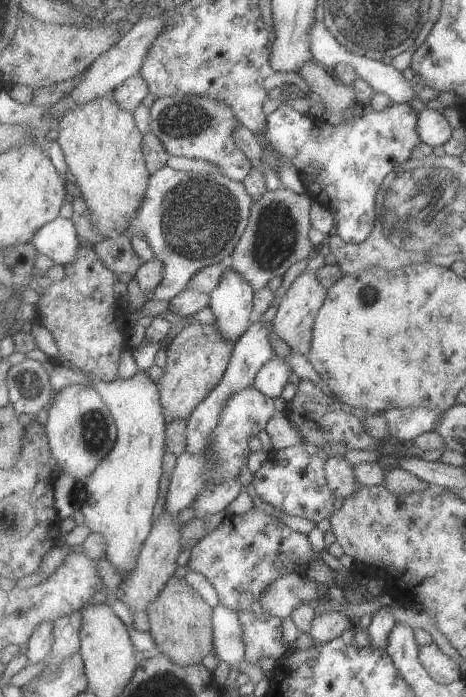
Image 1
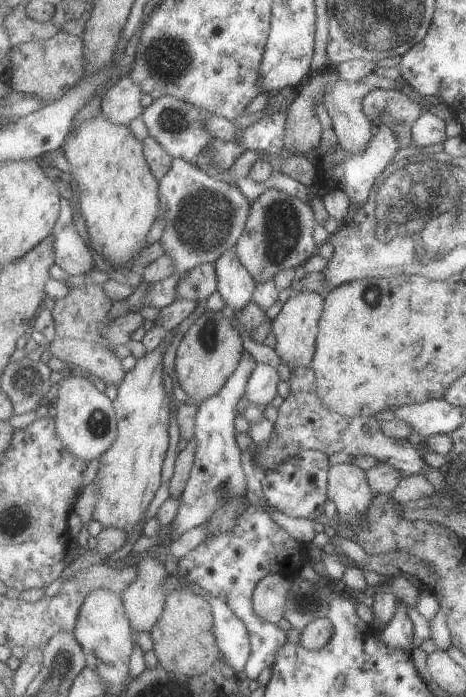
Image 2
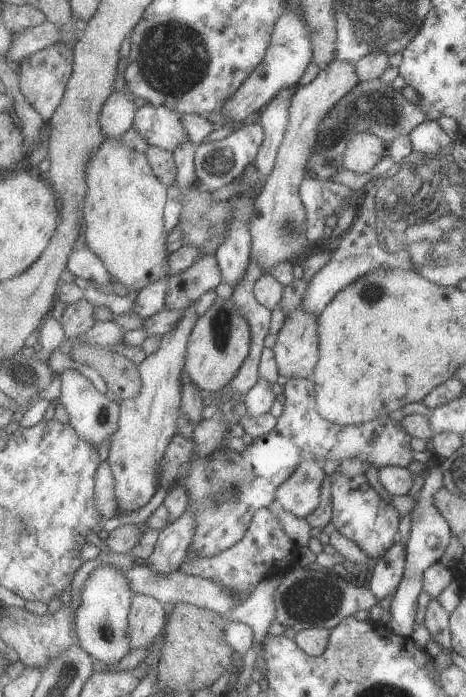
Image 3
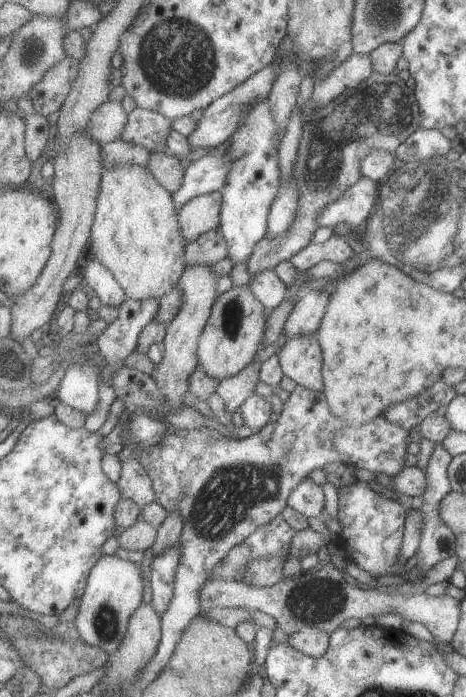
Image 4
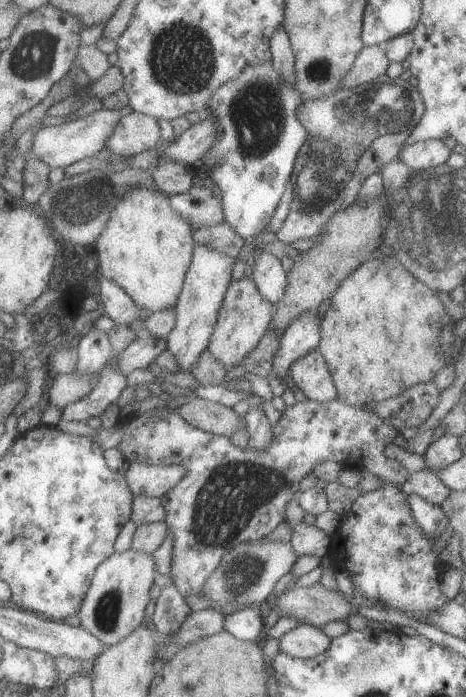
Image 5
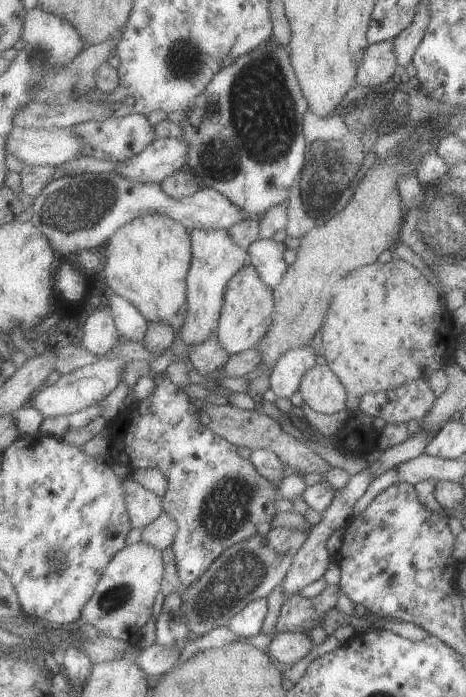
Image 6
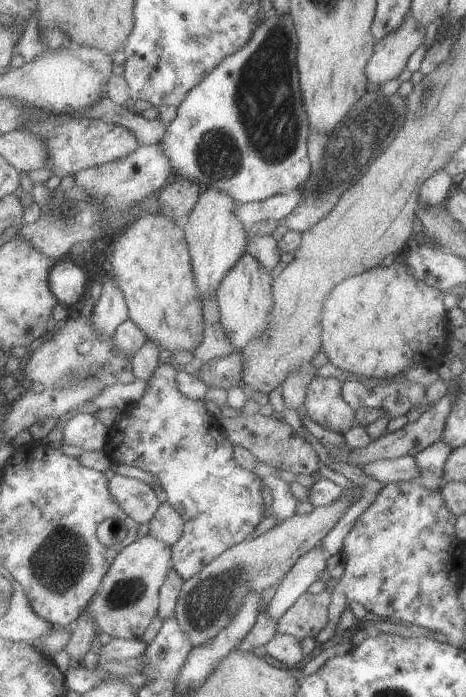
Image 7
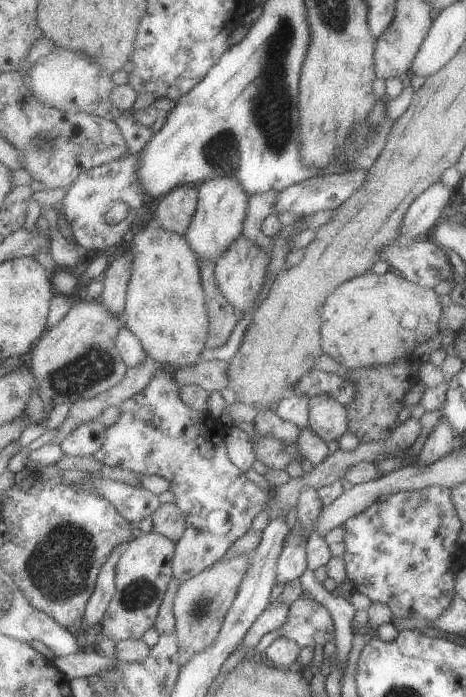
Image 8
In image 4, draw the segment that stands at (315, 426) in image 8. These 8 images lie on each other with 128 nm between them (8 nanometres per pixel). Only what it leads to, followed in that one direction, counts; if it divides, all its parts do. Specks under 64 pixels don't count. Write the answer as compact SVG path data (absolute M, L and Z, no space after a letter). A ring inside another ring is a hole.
M317 333L287 340L279 358L287 377L305 388L324 392L324 352Z

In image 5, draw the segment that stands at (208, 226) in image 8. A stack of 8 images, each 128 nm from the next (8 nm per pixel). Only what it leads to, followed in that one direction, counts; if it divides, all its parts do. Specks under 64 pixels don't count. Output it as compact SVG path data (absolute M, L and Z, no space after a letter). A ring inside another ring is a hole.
M208 244L196 245L194 259L184 282L176 308L176 327L169 335L168 350L173 351L180 370L191 372L208 348L215 332L221 307L233 280L236 257L229 256Z

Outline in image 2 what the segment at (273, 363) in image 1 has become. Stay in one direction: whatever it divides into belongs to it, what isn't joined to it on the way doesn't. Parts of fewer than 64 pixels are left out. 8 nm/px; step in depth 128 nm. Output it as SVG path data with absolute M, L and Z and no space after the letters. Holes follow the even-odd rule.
M259 363L248 382L246 398L255 404L270 406L273 398L277 397L279 382L281 382L281 376L275 366Z

